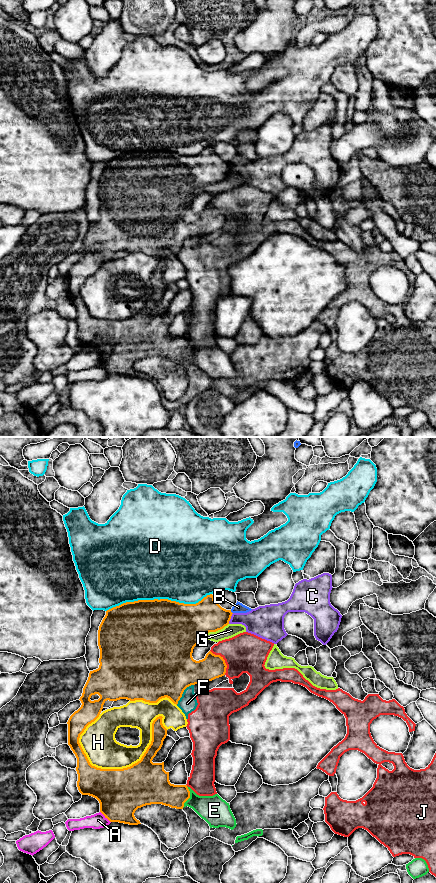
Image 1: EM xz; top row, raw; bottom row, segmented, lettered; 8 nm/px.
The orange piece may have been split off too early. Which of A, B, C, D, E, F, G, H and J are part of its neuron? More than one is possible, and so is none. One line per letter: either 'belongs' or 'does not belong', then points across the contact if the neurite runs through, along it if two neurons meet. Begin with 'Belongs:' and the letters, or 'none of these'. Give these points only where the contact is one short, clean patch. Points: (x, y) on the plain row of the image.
Belongs: none of these
A: does not belong
B: does not belong; border along xz (230, 162), (232, 165)
C: does not belong; border along xz (233, 165), (228, 175)
D: does not belong
E: does not belong; border along xz (187, 338), (189, 350), (182, 359)
F: does not belong; border along xz (193, 236), (184, 242), (176, 256)
G: does not belong
H: does not belong
J: does not belong

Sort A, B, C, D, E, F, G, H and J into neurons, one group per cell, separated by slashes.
A / B / C / D / E / F J / G / H

